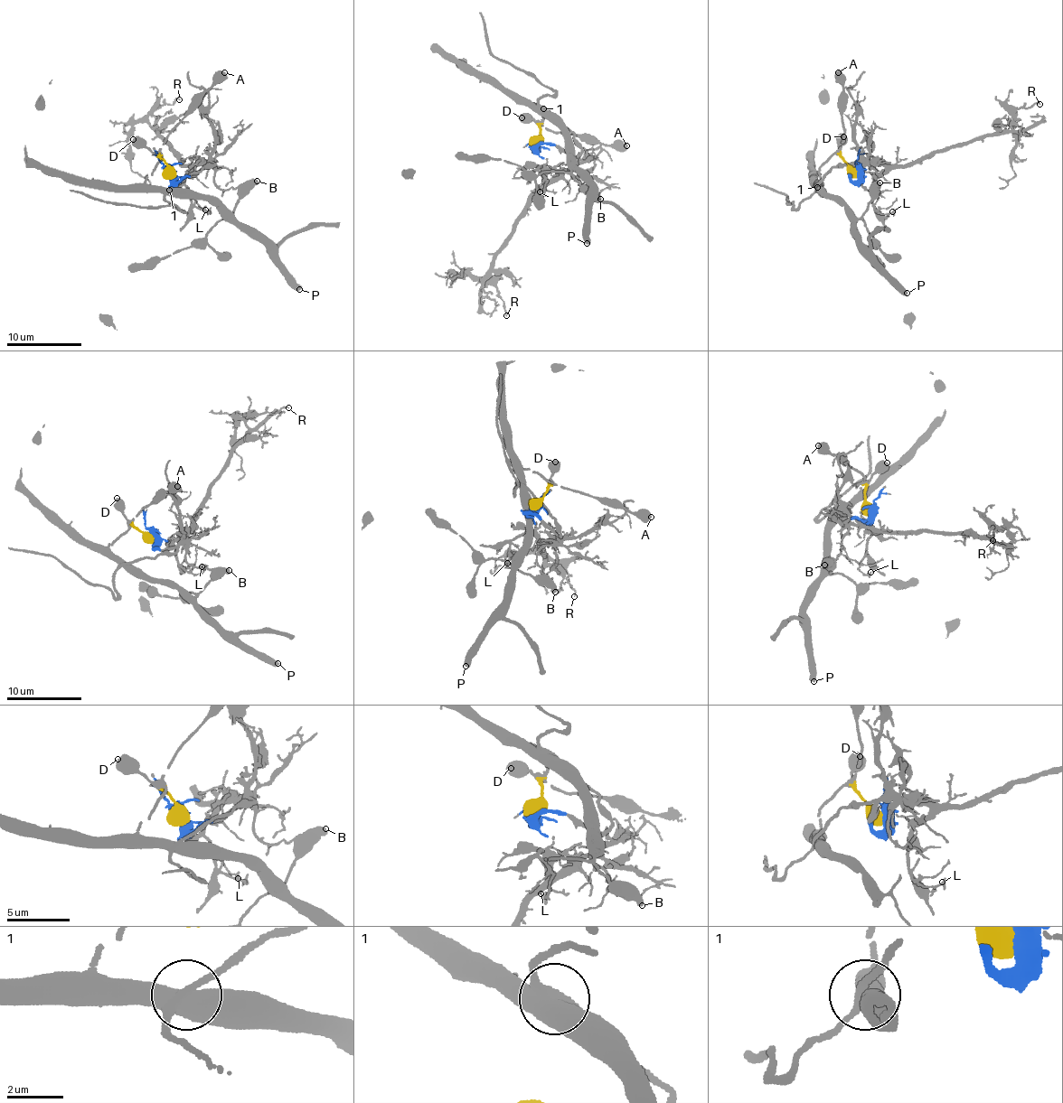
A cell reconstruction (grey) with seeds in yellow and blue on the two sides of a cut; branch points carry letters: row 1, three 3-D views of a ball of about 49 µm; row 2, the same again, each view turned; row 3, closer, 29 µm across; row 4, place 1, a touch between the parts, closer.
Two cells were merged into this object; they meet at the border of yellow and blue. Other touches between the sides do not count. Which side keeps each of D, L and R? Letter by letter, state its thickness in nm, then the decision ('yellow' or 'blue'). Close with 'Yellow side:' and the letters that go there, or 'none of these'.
D: calibre 650 nm; yellow
L: calibre 190 nm; blue
R: calibre 150 nm; blue
Yellow side: D

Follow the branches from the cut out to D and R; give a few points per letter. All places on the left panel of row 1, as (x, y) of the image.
D: (168, 173), (165, 163), (133, 138)
R: (169, 173), (176, 181), (191, 177), (210, 162), (183, 164), (173, 146), (149, 126), (147, 115), (179, 98)

